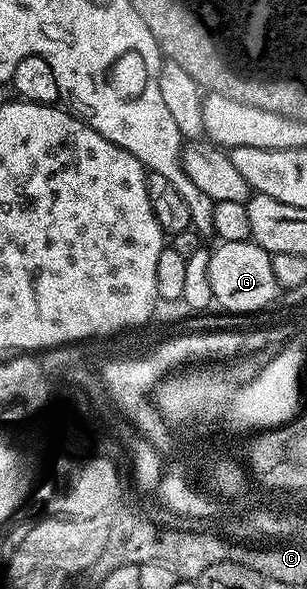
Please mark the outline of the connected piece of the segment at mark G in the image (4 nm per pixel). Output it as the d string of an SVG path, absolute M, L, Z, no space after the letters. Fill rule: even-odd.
M252 239L224 241L215 246L208 263L208 279L212 279L214 305L219 310L239 315L258 315L261 309L266 309L274 300L279 300L280 290L276 275L272 275L272 259L267 249Z

